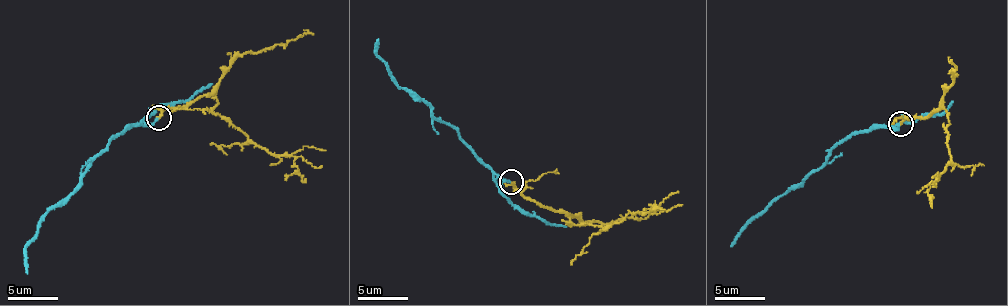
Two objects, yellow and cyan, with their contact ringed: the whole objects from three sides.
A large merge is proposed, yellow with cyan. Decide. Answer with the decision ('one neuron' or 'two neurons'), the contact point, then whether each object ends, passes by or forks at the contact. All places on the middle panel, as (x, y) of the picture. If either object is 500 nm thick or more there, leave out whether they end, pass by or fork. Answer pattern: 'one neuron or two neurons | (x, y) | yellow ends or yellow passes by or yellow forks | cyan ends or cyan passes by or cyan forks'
one neuron | (511, 182) | yellow passes by | cyan ends

